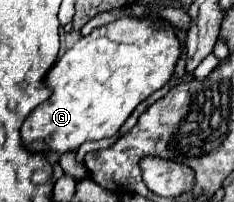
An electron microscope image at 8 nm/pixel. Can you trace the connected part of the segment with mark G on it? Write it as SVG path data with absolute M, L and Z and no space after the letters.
M124 17L100 29L94 29L88 37L74 43L46 73L44 85L52 89L48 101L38 105L24 121L20 135L22 143L30 153L54 153L64 155L76 151L86 141L106 139L118 133L130 113L150 93L166 85L174 73L174 65L180 55L180 43L170 29L156 29L148 19Z

